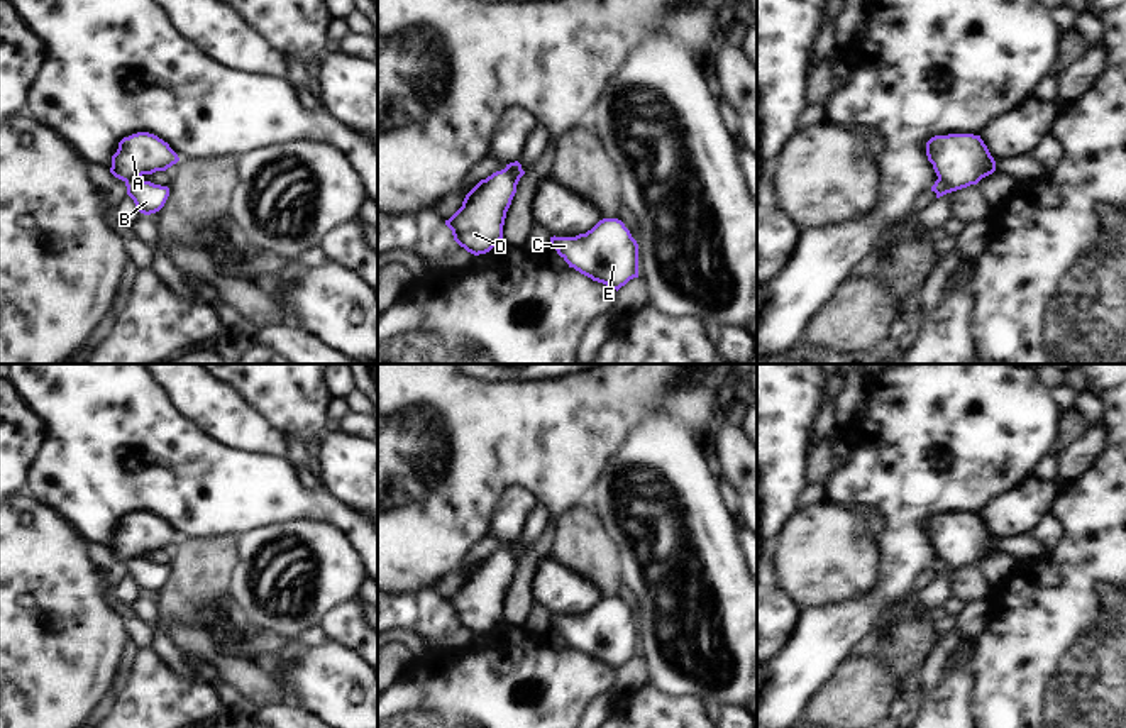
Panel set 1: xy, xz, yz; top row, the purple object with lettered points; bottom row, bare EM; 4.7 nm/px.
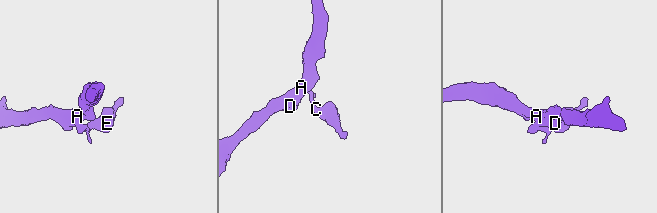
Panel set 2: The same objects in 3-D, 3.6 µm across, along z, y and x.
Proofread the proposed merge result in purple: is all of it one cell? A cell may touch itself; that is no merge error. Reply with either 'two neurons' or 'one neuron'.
two neurons

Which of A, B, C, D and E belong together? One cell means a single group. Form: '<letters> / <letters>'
A D / B C E

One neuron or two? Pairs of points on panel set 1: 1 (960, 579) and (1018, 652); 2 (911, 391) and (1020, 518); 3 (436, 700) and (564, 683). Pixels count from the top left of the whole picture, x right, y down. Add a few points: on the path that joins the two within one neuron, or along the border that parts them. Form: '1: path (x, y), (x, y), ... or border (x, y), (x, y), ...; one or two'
1: border (998, 591), (993, 601); two
2: border (1032, 473), (1021, 485), (996, 496), (979, 513); two
3: path (468, 710), (534, 710); one

